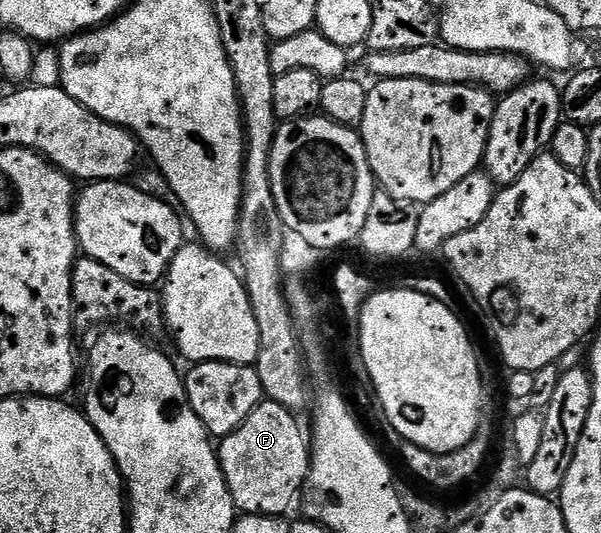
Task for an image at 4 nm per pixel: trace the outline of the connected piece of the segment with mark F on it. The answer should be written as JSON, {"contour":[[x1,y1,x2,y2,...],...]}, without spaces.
{"contour":[[263,400,232,433,217,443,218,463,222,466,224,480,228,484,228,492,232,496,235,507,242,514,285,515,290,505,299,501,302,487,306,484,306,473,310,471,310,455,312,453,308,434,302,431,298,423,299,415,280,404]]}

